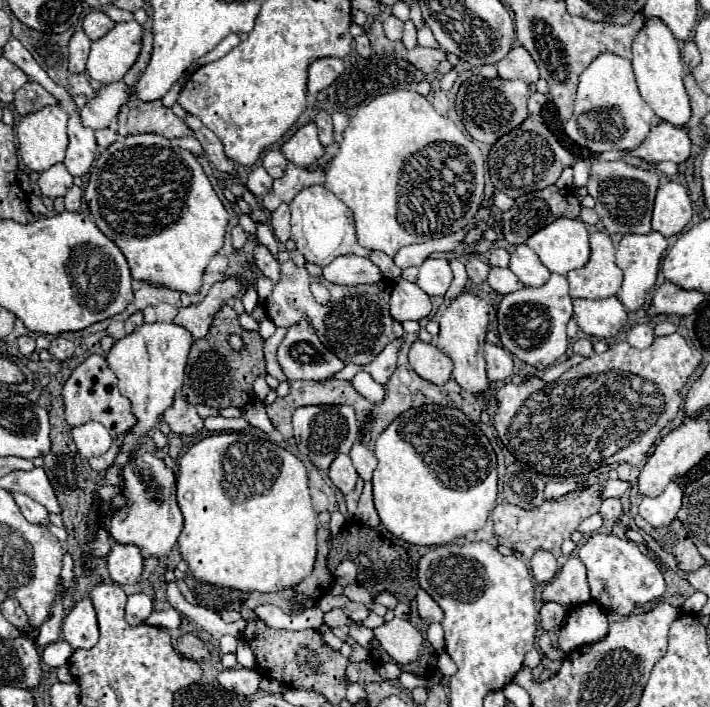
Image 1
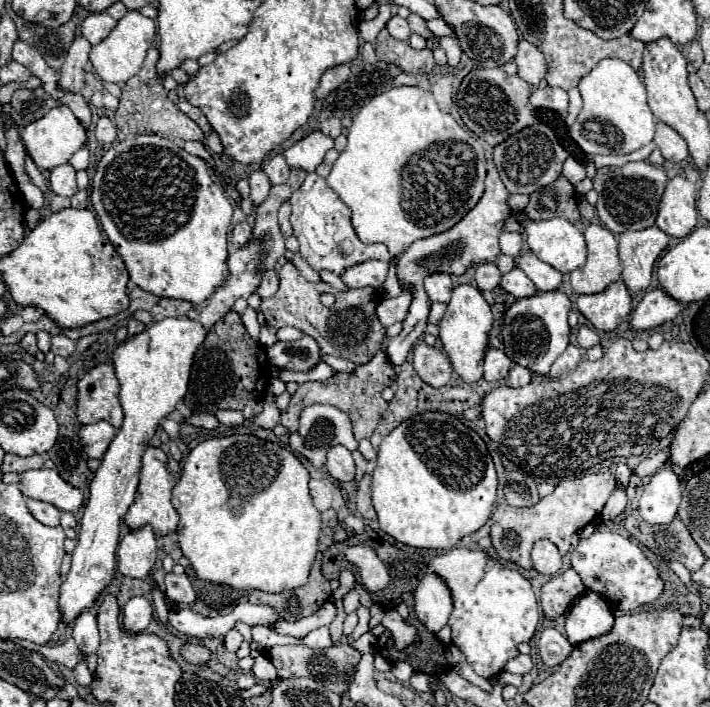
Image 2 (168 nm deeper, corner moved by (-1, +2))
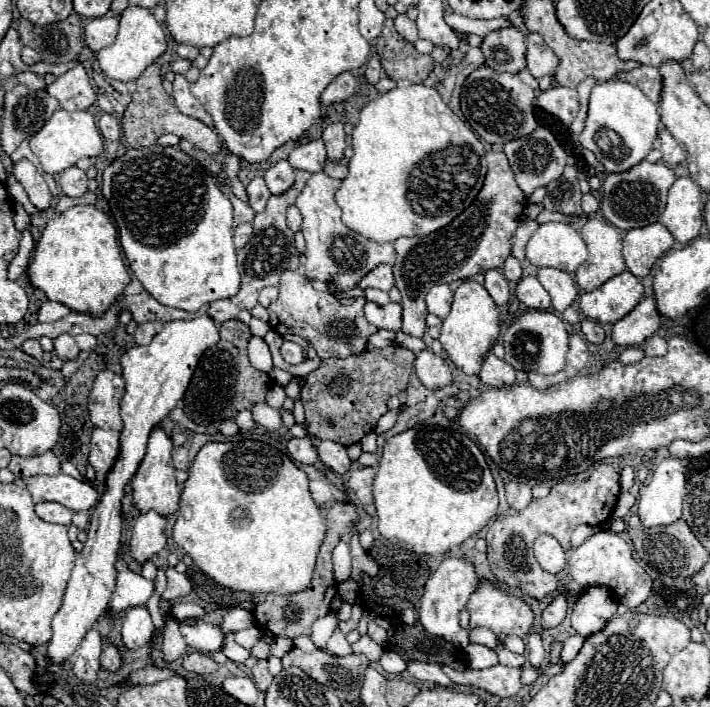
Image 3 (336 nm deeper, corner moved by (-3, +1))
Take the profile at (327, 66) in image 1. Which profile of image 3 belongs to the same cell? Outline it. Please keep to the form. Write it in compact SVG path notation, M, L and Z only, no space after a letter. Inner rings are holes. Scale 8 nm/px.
M341 73L339 77L335 77L329 87L323 91L323 105L331 105L331 103L341 103L341 101L349 101L355 95L355 75L353 73Z

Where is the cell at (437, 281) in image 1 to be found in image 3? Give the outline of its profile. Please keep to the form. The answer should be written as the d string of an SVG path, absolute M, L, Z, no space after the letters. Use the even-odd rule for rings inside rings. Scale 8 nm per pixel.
M441 283L441 285L435 285L429 293L427 293L427 311L437 315L439 319L445 319L449 309L451 309L451 299L453 299L453 293L449 289L447 283Z

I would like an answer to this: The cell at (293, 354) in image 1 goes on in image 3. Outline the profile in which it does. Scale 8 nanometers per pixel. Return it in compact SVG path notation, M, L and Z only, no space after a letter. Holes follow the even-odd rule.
M285 341L281 345L281 355L287 363L301 363L303 361L303 349L293 341Z

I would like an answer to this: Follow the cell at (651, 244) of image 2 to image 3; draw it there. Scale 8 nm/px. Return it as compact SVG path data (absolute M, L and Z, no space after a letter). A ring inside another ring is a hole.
M653 223L647 227L627 231L623 239L623 257L629 271L635 277L647 277L653 263L673 247L675 239L663 227L663 223Z

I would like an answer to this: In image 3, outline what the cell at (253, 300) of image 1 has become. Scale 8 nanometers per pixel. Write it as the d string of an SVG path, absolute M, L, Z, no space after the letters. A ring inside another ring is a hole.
M251 337L249 339L249 361L255 369L259 369L267 375L273 371L273 361L271 361L269 347L261 337Z

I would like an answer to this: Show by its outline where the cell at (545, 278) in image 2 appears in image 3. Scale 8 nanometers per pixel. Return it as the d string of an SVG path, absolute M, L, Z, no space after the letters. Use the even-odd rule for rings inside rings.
M543 267L543 269L539 269L537 279L541 281L541 285L551 295L553 309L559 311L559 313L563 313L569 305L573 305L573 301L579 295L573 277L569 273L565 273L565 271L551 269L551 267Z

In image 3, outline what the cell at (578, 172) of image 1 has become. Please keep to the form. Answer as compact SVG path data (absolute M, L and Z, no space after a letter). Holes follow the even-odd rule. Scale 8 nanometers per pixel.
M667 129L661 131L661 151L663 151L663 161L669 165L679 165L681 161L685 161L685 151Z

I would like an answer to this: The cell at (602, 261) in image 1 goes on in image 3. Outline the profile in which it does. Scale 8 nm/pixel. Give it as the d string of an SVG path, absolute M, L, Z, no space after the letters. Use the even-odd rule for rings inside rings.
M589 217L581 235L587 243L589 259L575 271L575 281L581 291L593 291L625 271L625 259L621 255L623 241L619 229L599 217Z

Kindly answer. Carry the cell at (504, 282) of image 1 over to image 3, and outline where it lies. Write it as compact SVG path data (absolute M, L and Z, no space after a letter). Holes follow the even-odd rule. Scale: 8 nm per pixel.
M523 277L523 279L519 279L515 295L529 309L539 309L539 311L551 309L551 297L545 291L545 287L539 283L537 277Z

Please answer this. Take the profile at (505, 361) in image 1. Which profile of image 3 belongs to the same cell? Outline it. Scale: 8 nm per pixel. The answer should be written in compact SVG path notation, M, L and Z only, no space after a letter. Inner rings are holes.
M489 353L485 357L485 363L479 371L479 379L487 387L507 387L507 385L515 385L515 381L517 381L515 369L507 361L497 359L493 353Z

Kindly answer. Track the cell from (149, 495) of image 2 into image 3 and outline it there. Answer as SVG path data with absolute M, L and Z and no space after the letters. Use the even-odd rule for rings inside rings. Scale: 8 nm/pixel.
M155 427L149 435L149 443L147 443L147 453L137 469L137 473L131 479L131 487L133 487L133 501L139 507L141 513L155 509L161 515L171 515L177 509L179 503L179 495L181 495L181 487L175 481L175 467L171 461L171 449L173 449L173 441L171 437L161 429Z

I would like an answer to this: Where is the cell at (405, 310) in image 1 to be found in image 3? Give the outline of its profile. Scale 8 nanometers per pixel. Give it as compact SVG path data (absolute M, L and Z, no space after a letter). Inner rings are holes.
M371 301L365 303L365 319L375 325L377 329L391 329L399 331L401 329L401 305L389 303L385 307L379 307Z

